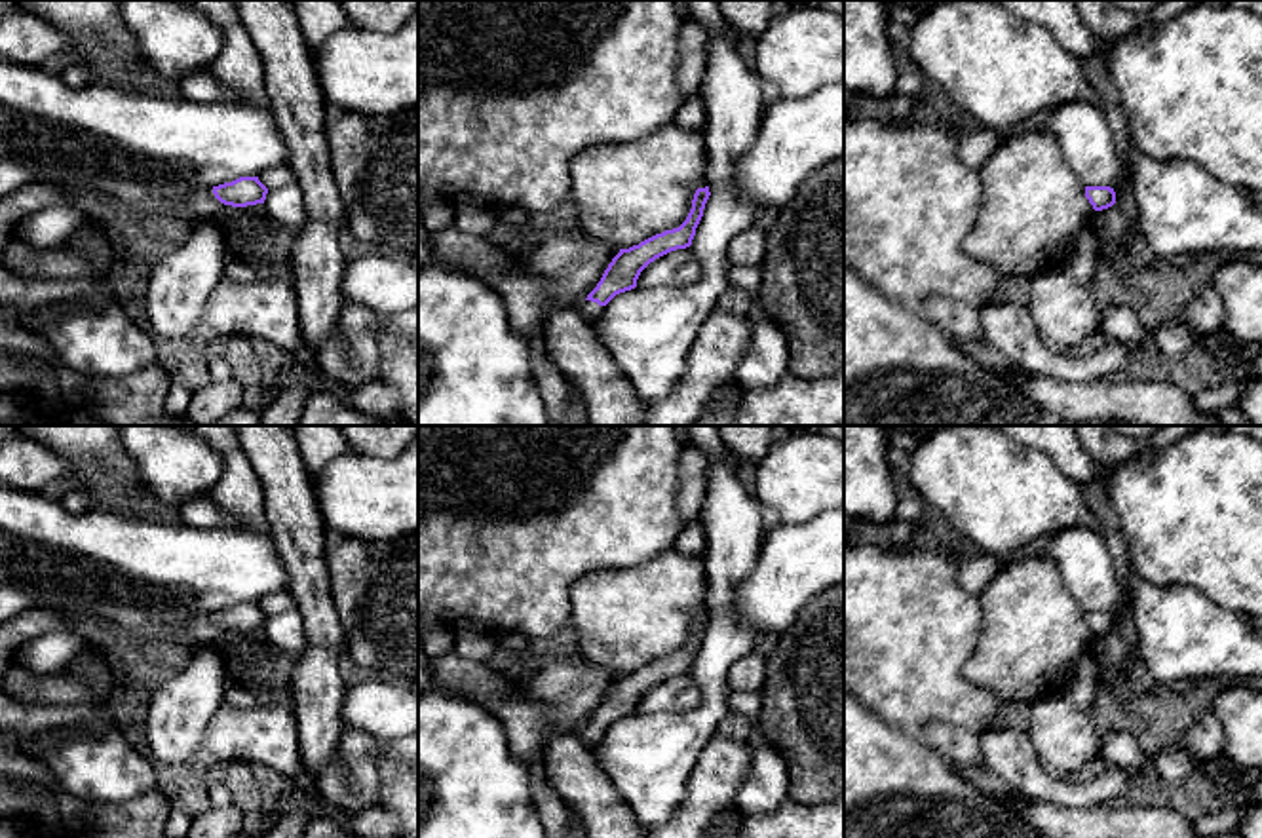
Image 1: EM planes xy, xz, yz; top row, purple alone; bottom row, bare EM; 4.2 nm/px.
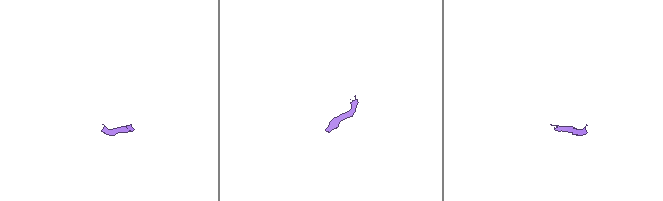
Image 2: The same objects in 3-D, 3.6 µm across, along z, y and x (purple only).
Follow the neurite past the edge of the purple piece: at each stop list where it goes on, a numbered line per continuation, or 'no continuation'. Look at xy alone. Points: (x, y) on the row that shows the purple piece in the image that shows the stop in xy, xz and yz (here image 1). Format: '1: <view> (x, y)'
no continuation

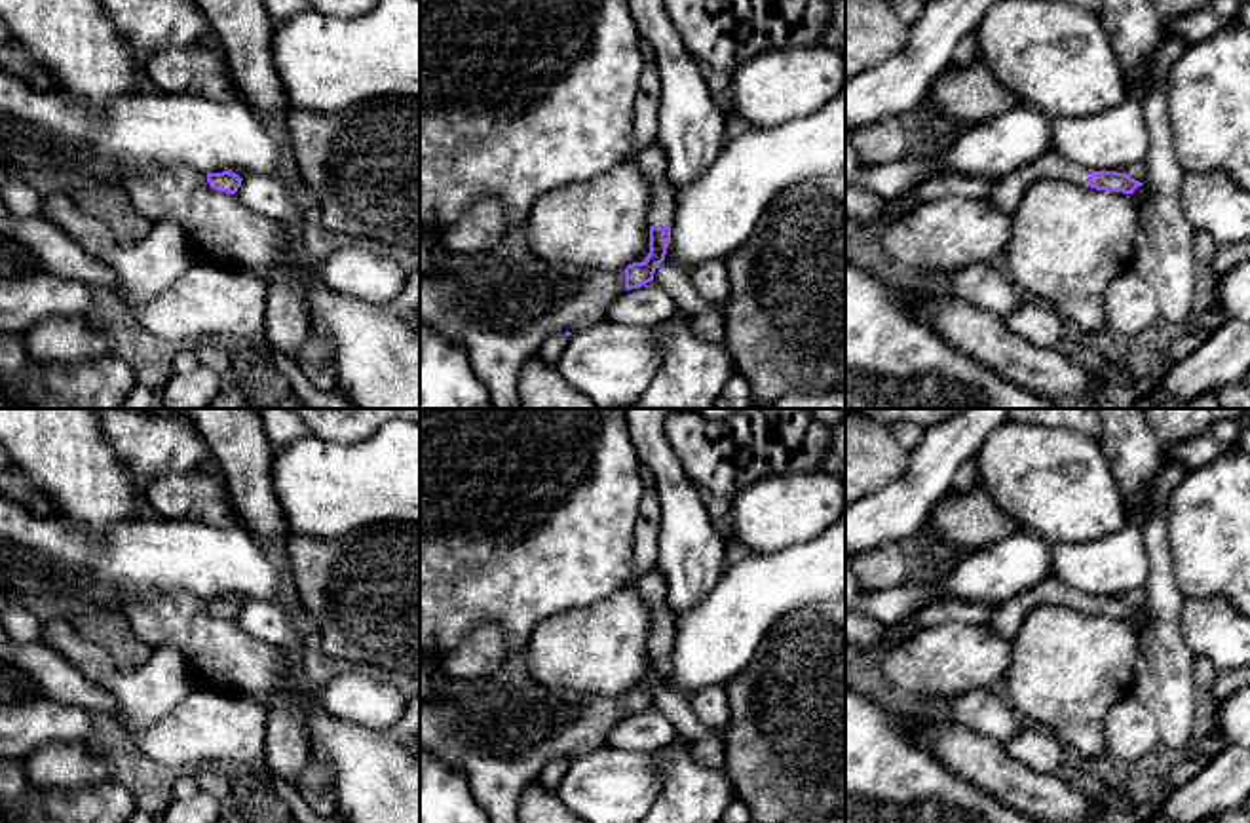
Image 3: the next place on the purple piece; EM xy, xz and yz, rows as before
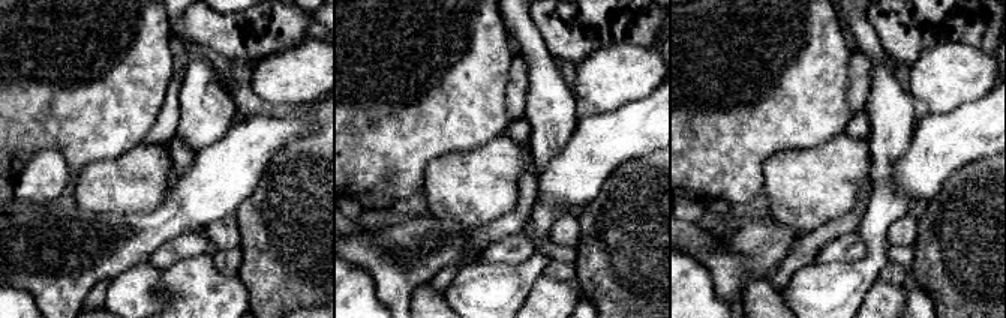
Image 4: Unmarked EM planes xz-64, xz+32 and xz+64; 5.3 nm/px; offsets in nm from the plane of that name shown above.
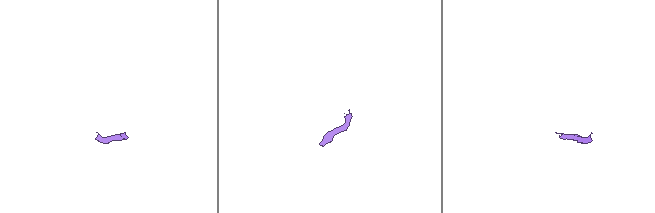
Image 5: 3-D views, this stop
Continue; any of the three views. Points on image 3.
1: xz (650, 160)
2: xz (551, 350)

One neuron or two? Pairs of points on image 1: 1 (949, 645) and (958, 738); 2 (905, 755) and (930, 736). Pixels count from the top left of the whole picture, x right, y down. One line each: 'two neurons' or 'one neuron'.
1: two neurons
2: two neurons

